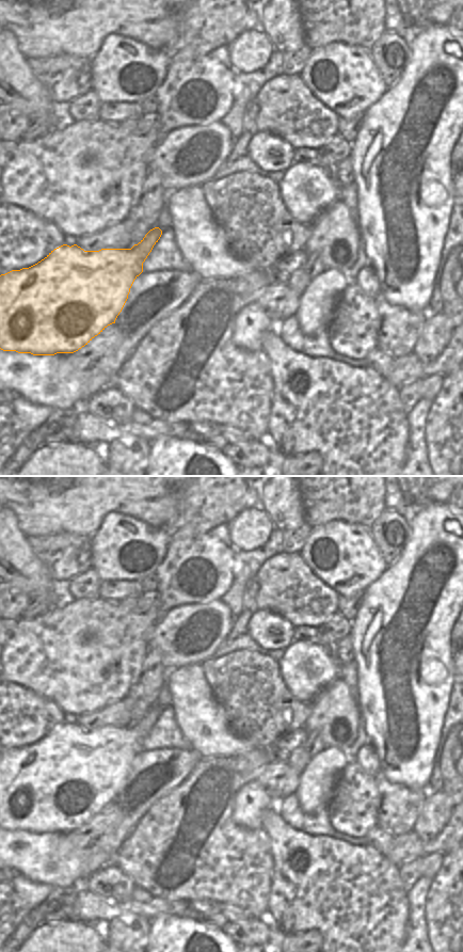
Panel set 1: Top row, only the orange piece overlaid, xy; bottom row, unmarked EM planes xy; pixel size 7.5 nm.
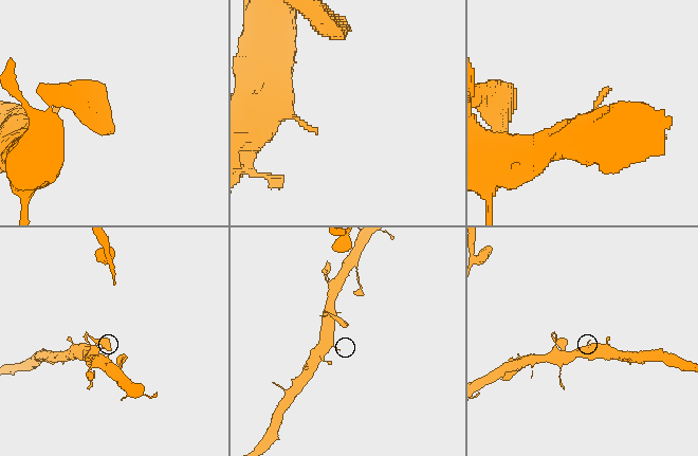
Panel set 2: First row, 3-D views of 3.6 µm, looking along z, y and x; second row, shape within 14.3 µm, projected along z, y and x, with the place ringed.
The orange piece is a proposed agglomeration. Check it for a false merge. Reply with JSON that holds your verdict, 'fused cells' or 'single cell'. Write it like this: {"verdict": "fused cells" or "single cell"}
{"verdict": "single cell"}

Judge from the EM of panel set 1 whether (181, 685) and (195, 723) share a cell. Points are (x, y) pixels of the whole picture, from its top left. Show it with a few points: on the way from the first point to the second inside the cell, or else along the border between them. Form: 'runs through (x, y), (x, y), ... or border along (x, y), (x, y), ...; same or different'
runs through (191, 695), (195, 713); same

